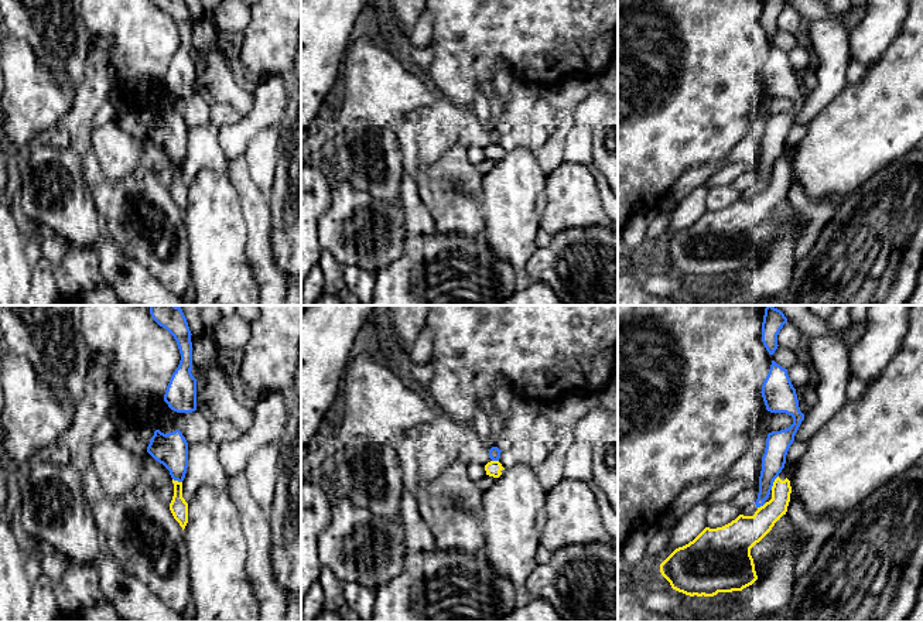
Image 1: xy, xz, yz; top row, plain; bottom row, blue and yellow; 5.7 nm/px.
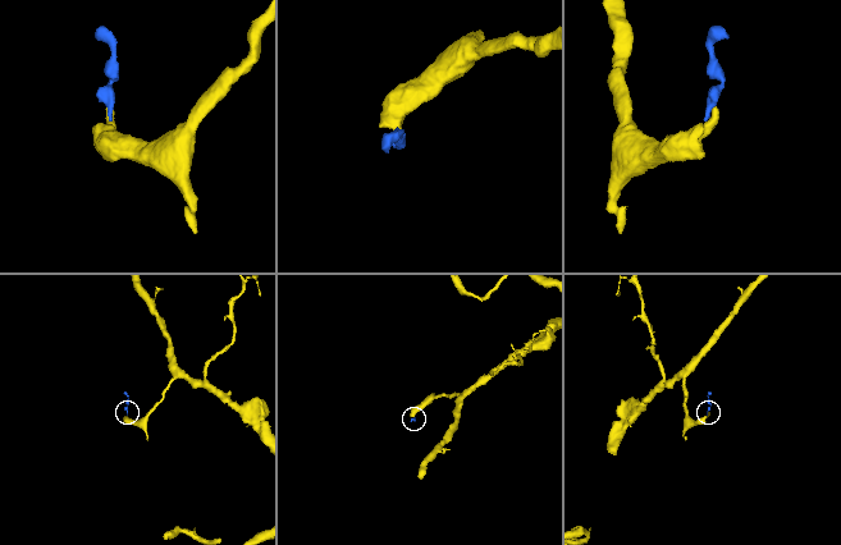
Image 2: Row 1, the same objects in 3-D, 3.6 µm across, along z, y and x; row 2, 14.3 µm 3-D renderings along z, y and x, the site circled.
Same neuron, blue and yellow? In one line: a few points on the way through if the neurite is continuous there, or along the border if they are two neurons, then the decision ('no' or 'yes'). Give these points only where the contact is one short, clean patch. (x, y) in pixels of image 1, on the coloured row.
no

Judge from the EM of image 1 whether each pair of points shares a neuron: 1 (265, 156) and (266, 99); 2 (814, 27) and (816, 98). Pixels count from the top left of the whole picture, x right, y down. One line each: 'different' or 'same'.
1: different
2: same

